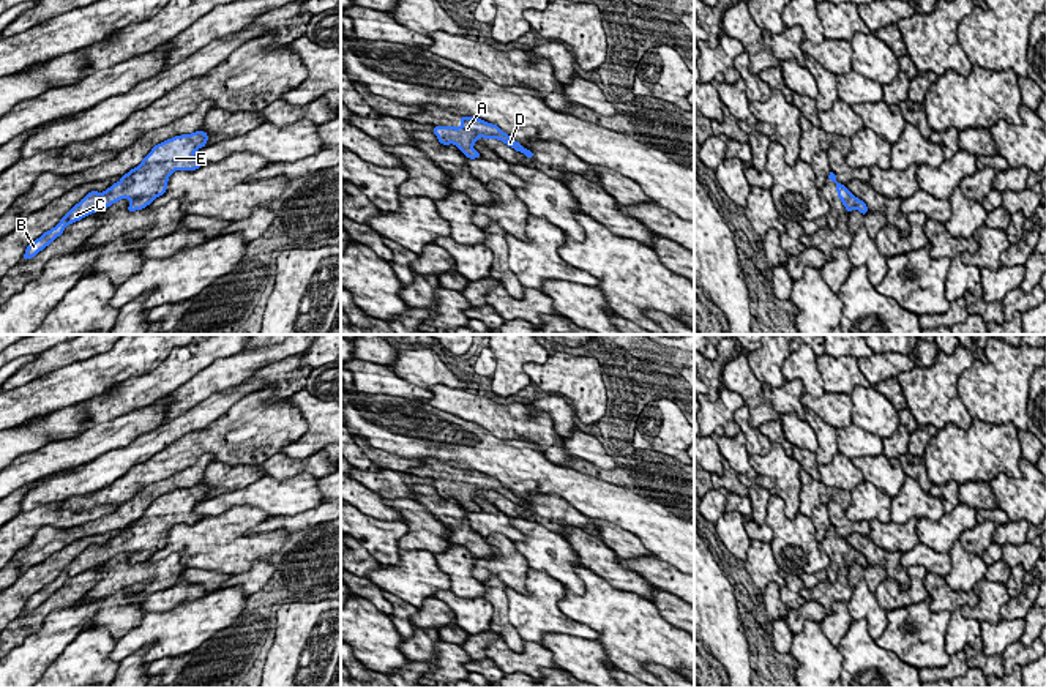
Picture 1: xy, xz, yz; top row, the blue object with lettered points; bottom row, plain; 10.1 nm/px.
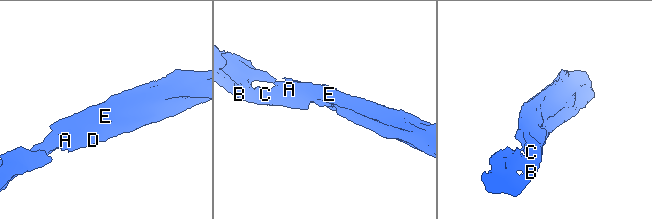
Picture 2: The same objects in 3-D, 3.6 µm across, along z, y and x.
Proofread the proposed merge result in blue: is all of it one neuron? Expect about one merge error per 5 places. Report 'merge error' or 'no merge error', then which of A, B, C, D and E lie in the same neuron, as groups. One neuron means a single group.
no merge error; A B C D E

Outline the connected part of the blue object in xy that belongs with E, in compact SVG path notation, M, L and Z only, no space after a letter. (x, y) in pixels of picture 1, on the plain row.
M196 484L175 489L155 499L137 521L121 529L120 535L114 537L103 546L88 546L79 557L65 566L55 581L32 595L25 603L22 614L35 611L39 604L49 600L63 587L66 579L80 574L98 563L104 563L121 552L129 554L129 566L144 563L167 544L169 530L175 524L192 525L205 518L197 514L194 507L199 502L204 502L207 494L208 488L205 484Z

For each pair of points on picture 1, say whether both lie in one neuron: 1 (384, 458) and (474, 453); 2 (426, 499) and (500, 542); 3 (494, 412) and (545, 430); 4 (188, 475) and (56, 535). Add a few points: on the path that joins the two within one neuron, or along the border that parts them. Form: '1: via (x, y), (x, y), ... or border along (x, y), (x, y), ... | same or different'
1: border along (366, 442), (392, 453), (420, 459) | different
2: border along (485, 538), (499, 551), (499, 556) | different
3: via (507, 420), (532, 426) | same
4: via (155, 489), (131, 513), (89, 529) | same

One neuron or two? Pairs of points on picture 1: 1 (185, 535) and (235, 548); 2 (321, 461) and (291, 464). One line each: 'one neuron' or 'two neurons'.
1: one neuron
2: one neuron

